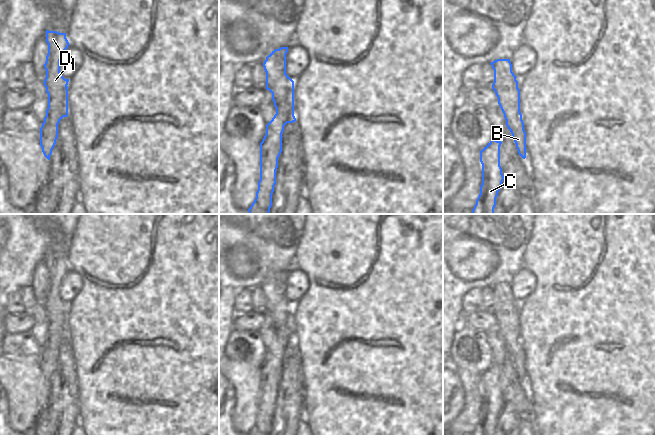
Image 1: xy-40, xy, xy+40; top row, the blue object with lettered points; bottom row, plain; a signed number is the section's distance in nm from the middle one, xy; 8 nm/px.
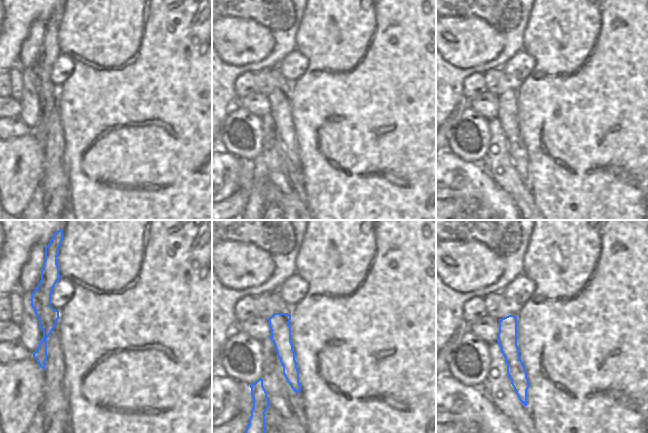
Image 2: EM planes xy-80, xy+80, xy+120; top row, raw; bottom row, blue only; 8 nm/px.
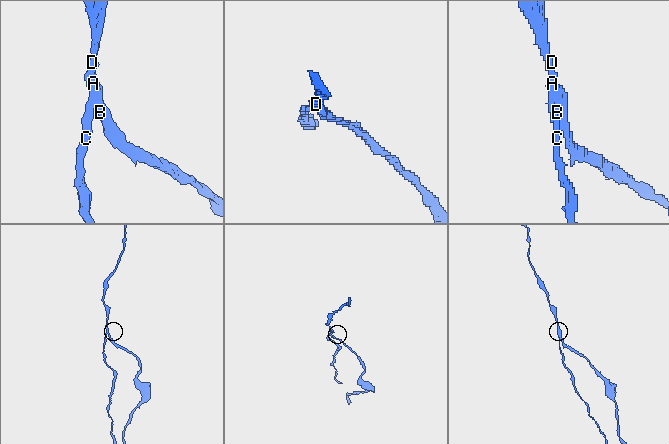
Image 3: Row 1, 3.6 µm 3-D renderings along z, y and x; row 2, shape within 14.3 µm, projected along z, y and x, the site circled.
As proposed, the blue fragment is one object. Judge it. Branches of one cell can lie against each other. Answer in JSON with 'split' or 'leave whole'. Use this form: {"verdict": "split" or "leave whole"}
{"verdict": "split"}

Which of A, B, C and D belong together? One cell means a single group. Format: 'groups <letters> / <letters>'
groups A C D / B

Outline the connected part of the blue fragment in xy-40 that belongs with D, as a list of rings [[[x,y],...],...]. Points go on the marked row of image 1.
[[[46,30],[46,42],[48,54],[44,64],[46,78],[43,83],[48,94],[48,108],[40,128],[40,146],[44,156],[50,160],[58,138],[58,124],[63,117],[68,116],[68,89],[65,87],[69,79],[60,74],[60,60],[70,44],[66,33],[49,30]]]

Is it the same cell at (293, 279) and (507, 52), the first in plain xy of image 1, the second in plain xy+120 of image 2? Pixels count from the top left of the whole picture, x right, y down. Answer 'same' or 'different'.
different

